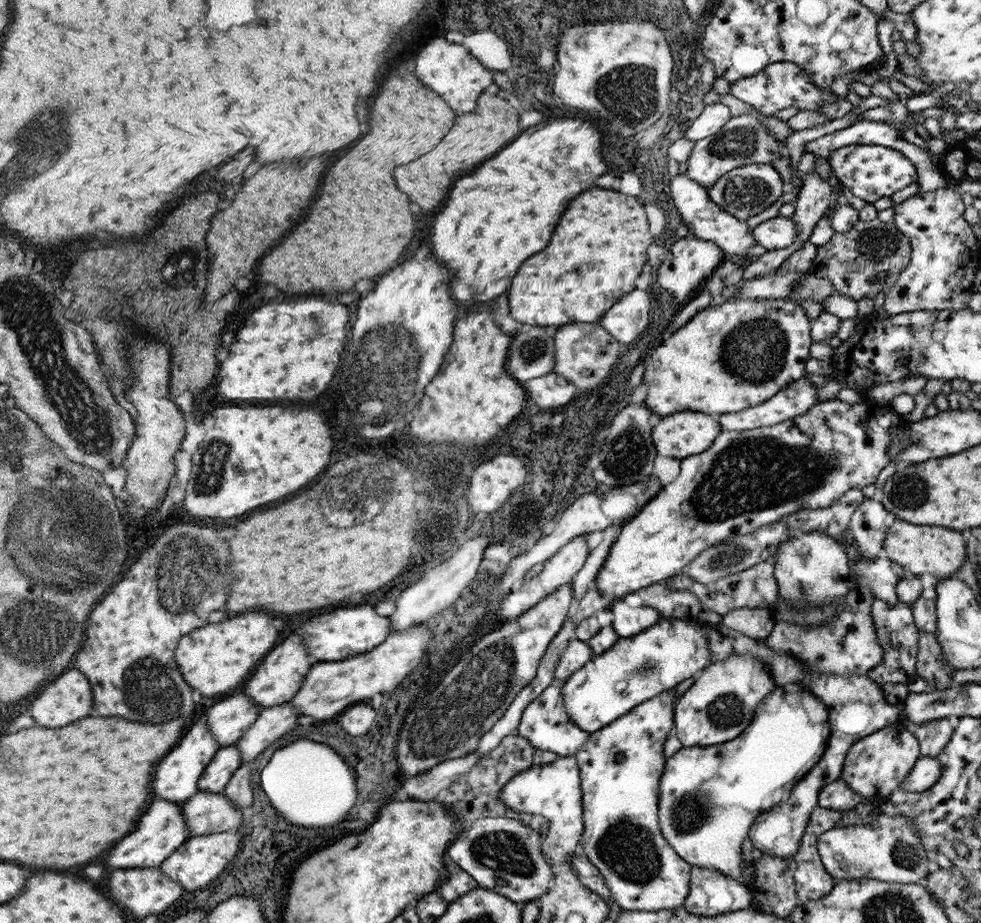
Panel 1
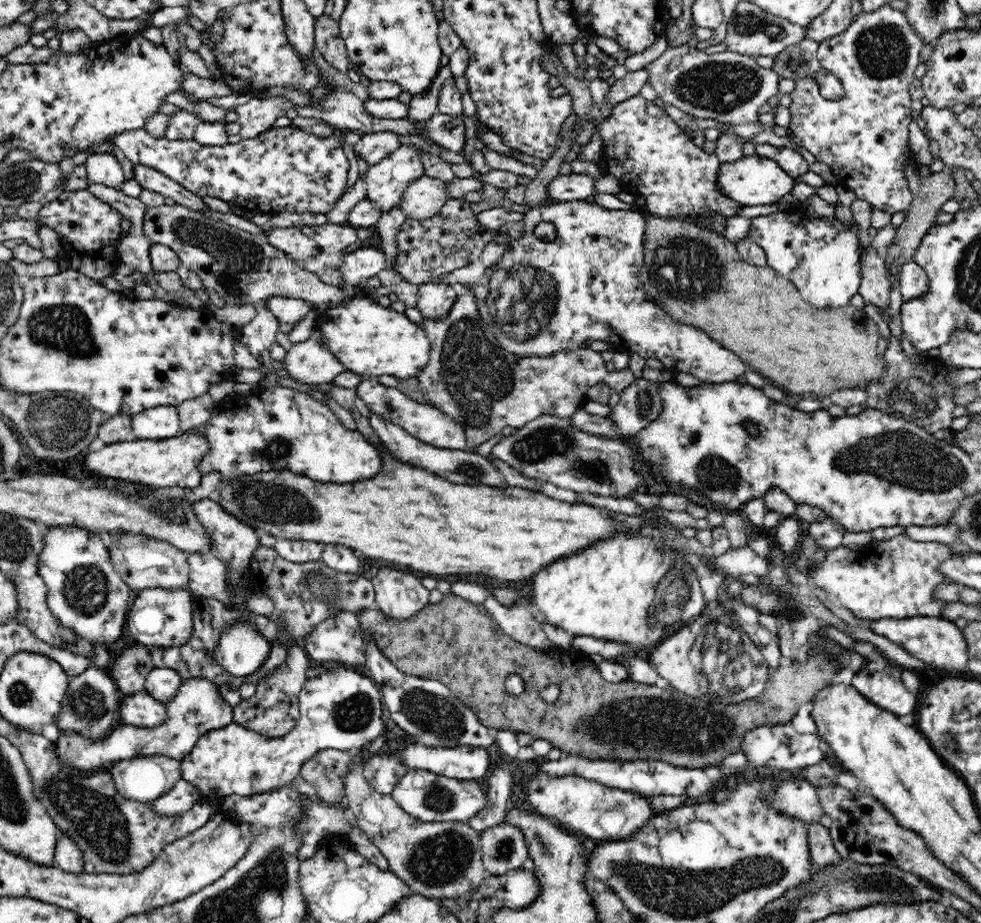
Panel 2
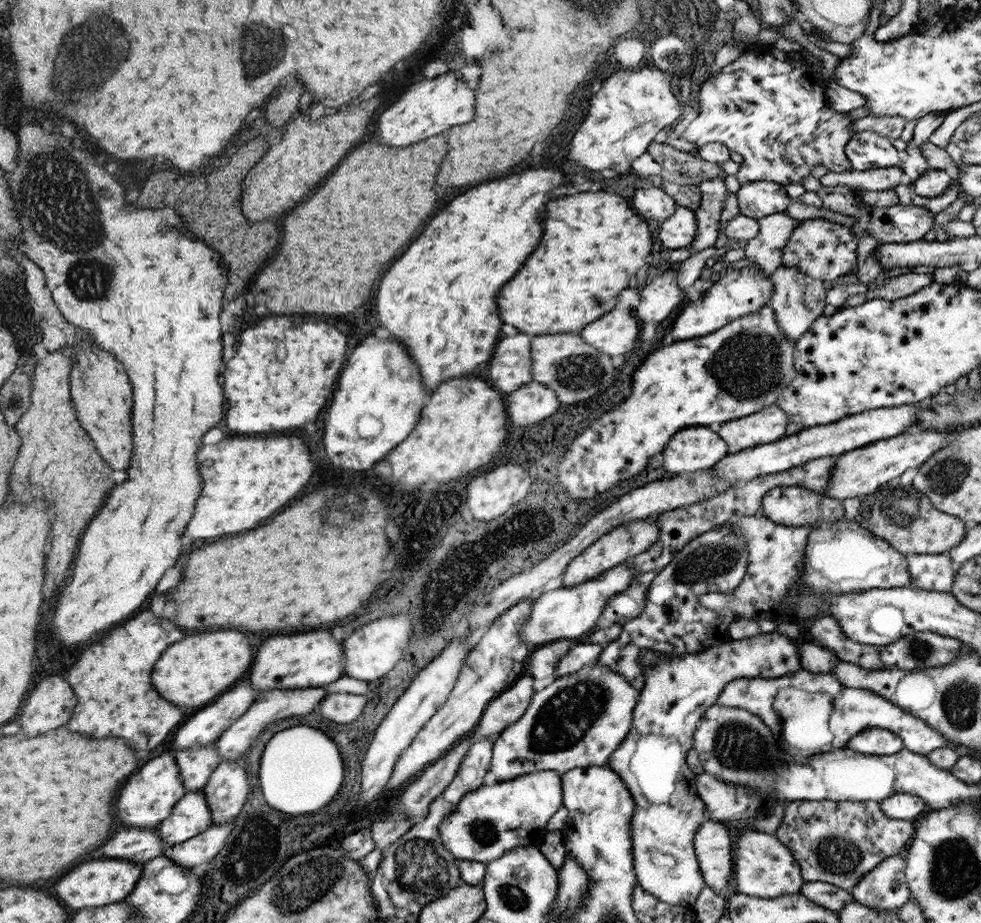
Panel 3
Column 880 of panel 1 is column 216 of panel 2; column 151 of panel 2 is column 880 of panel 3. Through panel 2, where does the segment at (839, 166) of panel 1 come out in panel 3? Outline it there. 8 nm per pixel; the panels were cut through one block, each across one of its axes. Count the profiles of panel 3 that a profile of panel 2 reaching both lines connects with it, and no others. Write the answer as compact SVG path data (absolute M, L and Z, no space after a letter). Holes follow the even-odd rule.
M865 130L853 134L853 138L847 142L845 156L851 162L853 172L865 172L873 168L893 168L901 162L901 152L889 144L887 138Z

